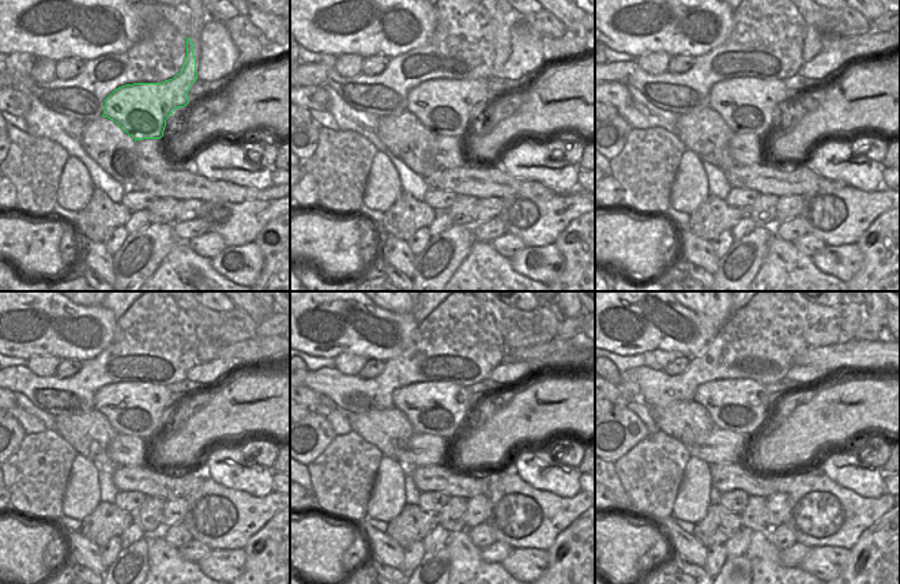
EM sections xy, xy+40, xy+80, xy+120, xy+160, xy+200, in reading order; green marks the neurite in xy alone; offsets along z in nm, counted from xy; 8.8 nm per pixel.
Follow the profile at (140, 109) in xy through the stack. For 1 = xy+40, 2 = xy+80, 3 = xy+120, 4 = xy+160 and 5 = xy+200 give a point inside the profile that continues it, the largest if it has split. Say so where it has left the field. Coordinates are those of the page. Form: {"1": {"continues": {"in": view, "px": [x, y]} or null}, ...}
{"1": {"continues": {"in": "xy+40", "px": [444, 106]}}, "2": {"continues": {"in": "xy+80", "px": [748, 105]}}, "3": {"continues": {"in": "xy+120", "px": [138, 409]}}, "4": {"continues": {"in": "xy+160", "px": [433, 407]}}, "5": {"continues": {"in": "xy+200", "px": [740, 404]}}}

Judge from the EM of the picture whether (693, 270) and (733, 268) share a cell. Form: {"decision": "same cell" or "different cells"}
{"decision": "different cells"}

